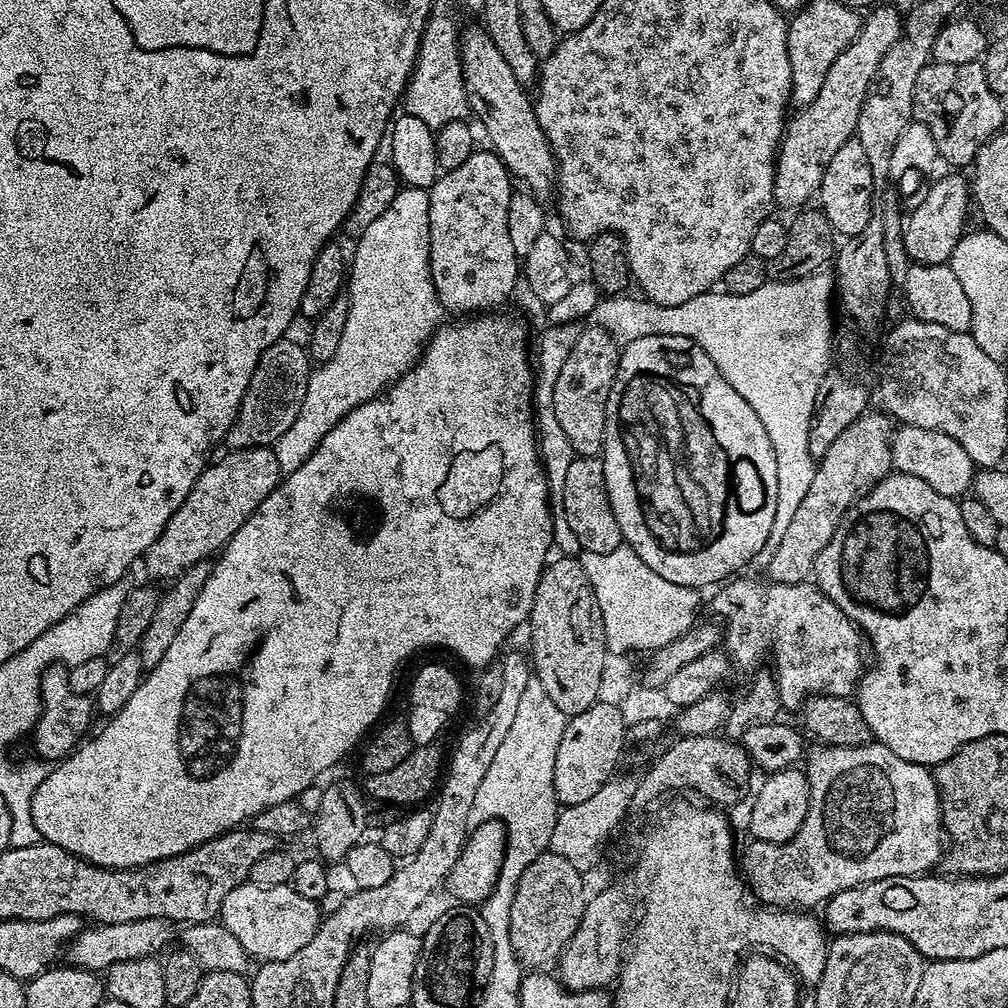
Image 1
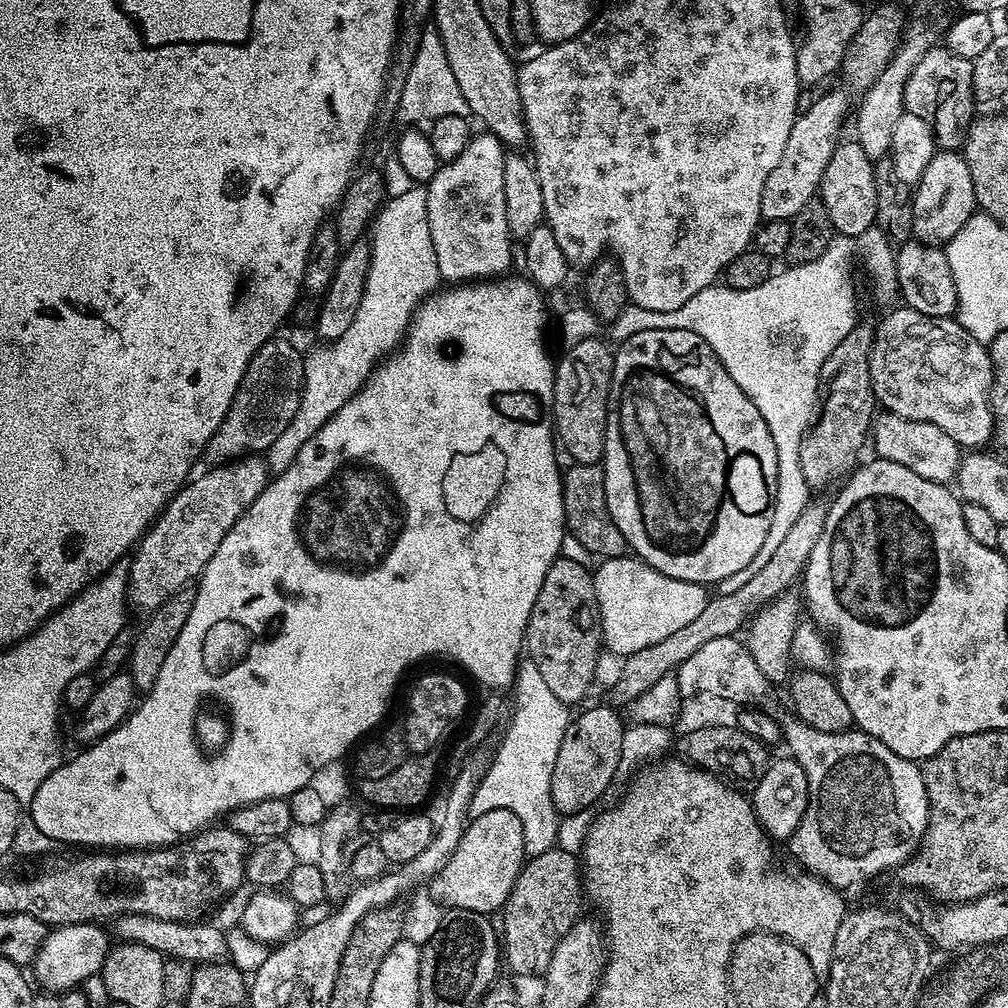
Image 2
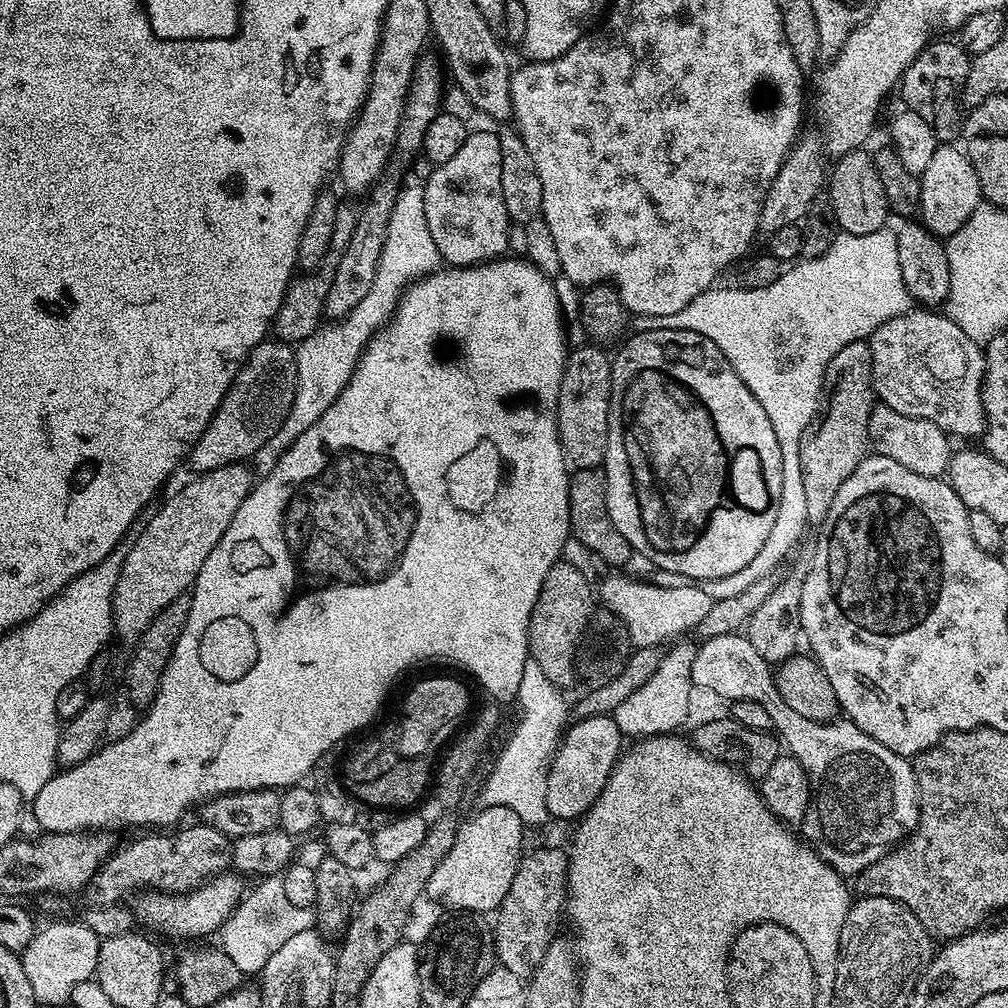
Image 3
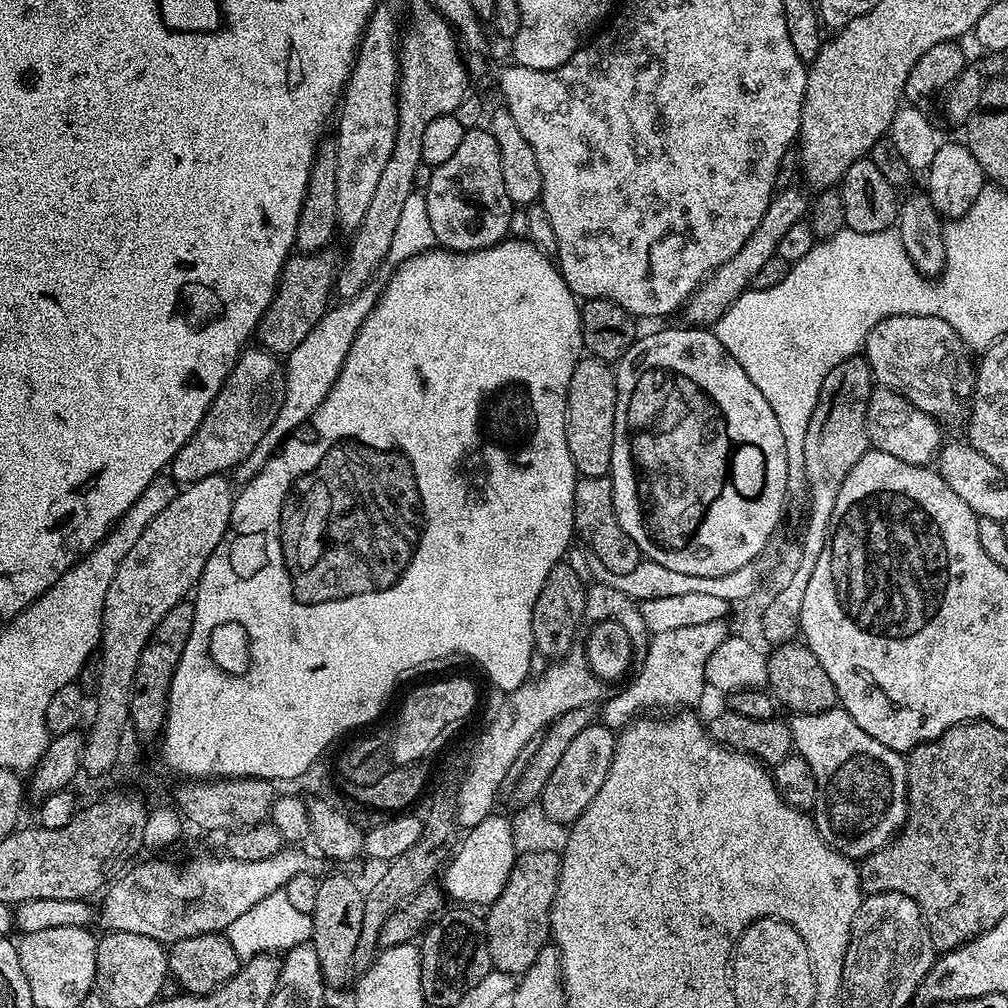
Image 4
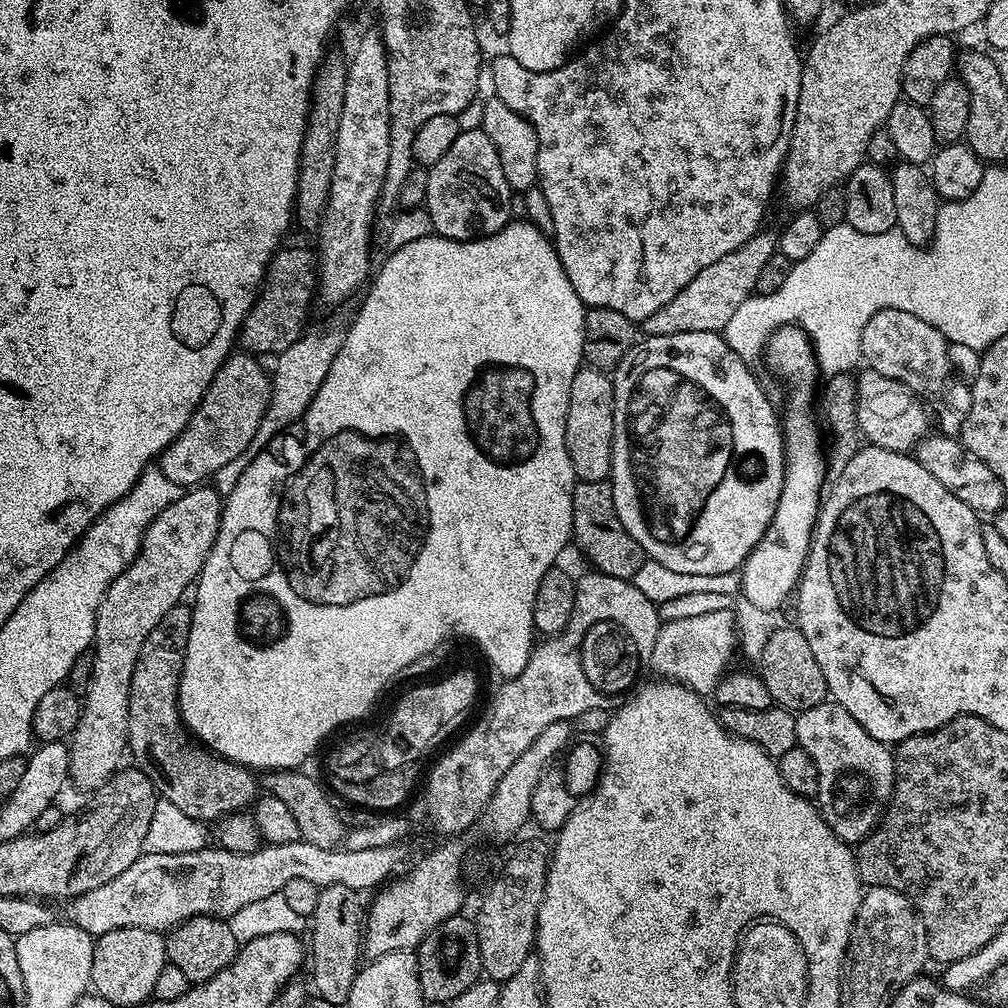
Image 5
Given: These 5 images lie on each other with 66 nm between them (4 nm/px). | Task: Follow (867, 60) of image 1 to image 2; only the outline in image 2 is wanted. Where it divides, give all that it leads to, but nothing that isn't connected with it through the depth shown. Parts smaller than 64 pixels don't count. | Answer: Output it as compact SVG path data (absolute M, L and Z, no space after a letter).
M836 88L833 92L818 97L806 108L796 117L790 139L786 142L786 150L782 152L782 159L770 172L770 178L766 178L760 211L765 221L791 222L808 203L817 199L822 176L826 174L826 166L830 166L830 158L841 139L840 131L844 128L844 119L848 116L848 96L842 89Z

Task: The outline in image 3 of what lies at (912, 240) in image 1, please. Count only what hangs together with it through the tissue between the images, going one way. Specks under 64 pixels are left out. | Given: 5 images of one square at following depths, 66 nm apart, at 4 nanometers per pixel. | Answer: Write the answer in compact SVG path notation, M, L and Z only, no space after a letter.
M944 142L937 146L934 154L930 157L930 163L927 164L926 170L918 178L918 184L920 184L918 216L924 227L929 228L935 236L941 238L953 236L967 222L970 214L974 214L974 210L981 207L982 197L978 186L978 174L974 174L974 166L970 162L968 153L955 143Z

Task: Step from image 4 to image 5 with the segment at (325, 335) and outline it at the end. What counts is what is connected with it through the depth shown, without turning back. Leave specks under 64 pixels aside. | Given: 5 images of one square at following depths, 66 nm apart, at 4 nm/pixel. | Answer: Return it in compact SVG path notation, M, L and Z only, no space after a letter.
M343 327L320 328L317 332L311 332L301 336L298 342L294 342L294 346L290 346L290 350L282 350L275 357L276 369L271 369L270 372L271 400L268 401L268 408L245 452L239 454L232 462L228 462L226 466L222 466L214 475L214 488L218 493L227 494L230 490L234 490L238 478L242 478L246 466L250 466L253 458L289 424L304 415L314 394L318 394L318 386L322 386L326 374L330 374L330 362L334 362L338 350L342 346L345 329Z

